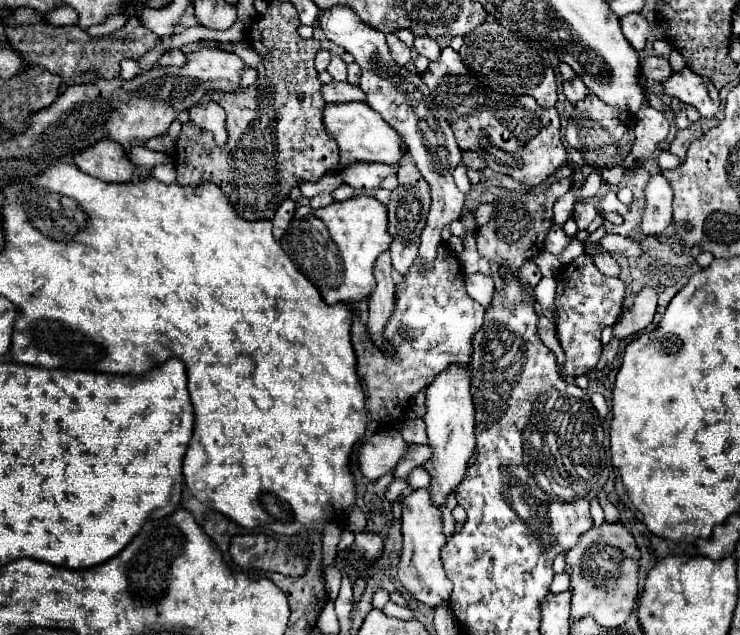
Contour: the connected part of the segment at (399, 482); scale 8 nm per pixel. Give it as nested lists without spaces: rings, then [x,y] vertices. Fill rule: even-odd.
[[[394,478],[392,484],[388,486],[388,492],[386,492],[388,496],[386,496],[386,498],[388,498],[390,502],[394,502],[394,500],[398,500],[402,494],[406,494],[406,492],[408,492],[408,480],[406,480],[406,478]]]

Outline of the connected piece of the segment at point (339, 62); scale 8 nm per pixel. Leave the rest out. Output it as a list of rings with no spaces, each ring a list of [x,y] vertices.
[[[332,54],[332,58],[330,58],[330,66],[328,66],[328,72],[332,74],[334,80],[344,82],[344,80],[346,80],[346,64],[344,64],[344,60],[342,60],[340,56]]]

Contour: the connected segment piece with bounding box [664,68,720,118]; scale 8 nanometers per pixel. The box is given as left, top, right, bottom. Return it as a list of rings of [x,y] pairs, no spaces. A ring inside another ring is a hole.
[[[690,68],[676,72],[664,82],[664,92],[668,96],[680,98],[684,104],[698,108],[702,118],[712,118],[720,112],[718,88],[704,76],[698,76]]]

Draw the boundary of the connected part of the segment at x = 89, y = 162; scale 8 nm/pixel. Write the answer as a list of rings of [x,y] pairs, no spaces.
[[[96,142],[84,154],[76,154],[74,162],[86,174],[106,182],[130,182],[134,176],[132,162],[116,142]]]

